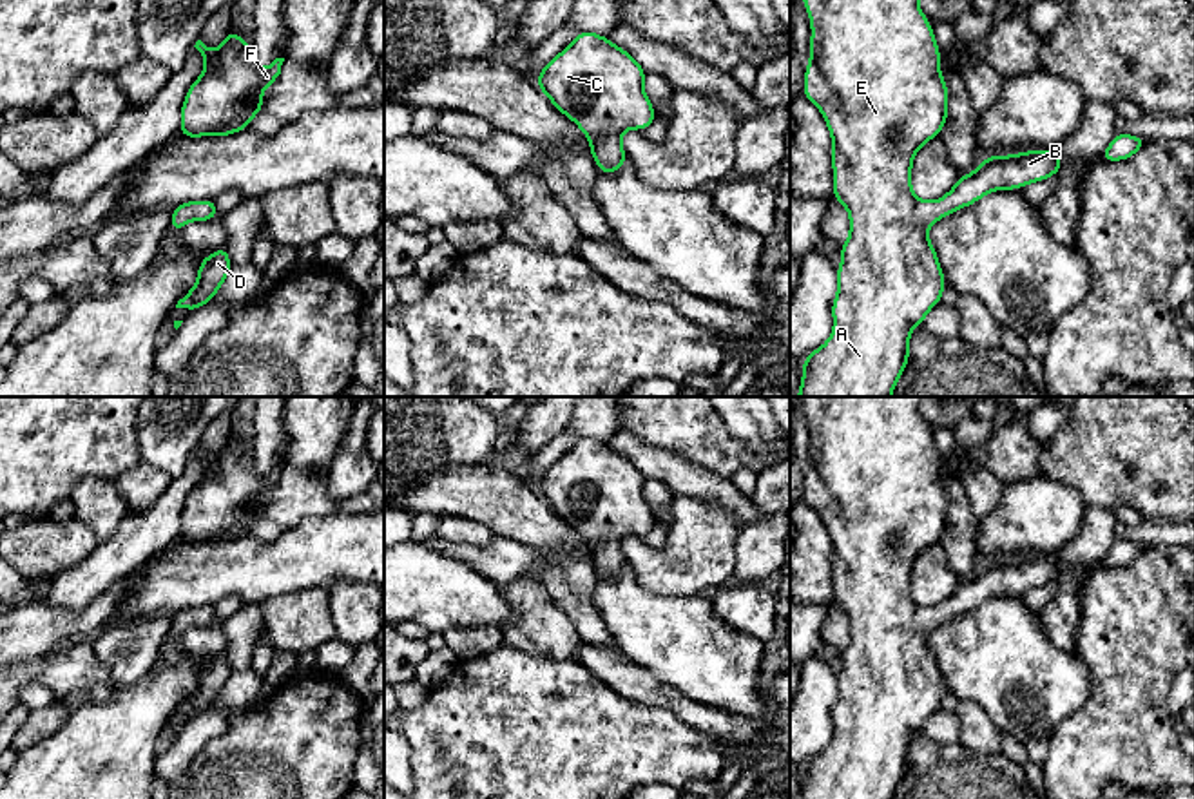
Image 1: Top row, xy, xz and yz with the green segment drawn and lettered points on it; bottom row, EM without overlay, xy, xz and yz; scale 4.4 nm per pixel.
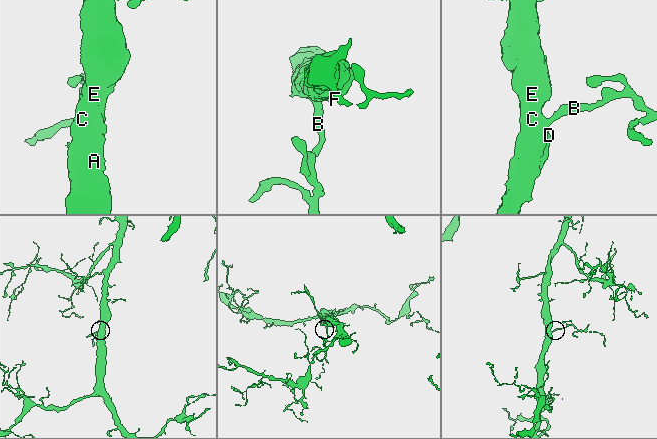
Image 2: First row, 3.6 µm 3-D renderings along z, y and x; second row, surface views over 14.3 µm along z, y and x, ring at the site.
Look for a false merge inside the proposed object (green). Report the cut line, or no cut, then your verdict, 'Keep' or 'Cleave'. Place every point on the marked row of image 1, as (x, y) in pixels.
No split. Keep

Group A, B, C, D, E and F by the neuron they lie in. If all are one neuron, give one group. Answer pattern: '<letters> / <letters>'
A B C D E F

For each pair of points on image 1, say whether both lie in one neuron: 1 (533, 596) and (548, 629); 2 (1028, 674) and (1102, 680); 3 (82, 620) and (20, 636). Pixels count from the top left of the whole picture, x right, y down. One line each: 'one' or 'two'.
1: one
2: two
3: one

